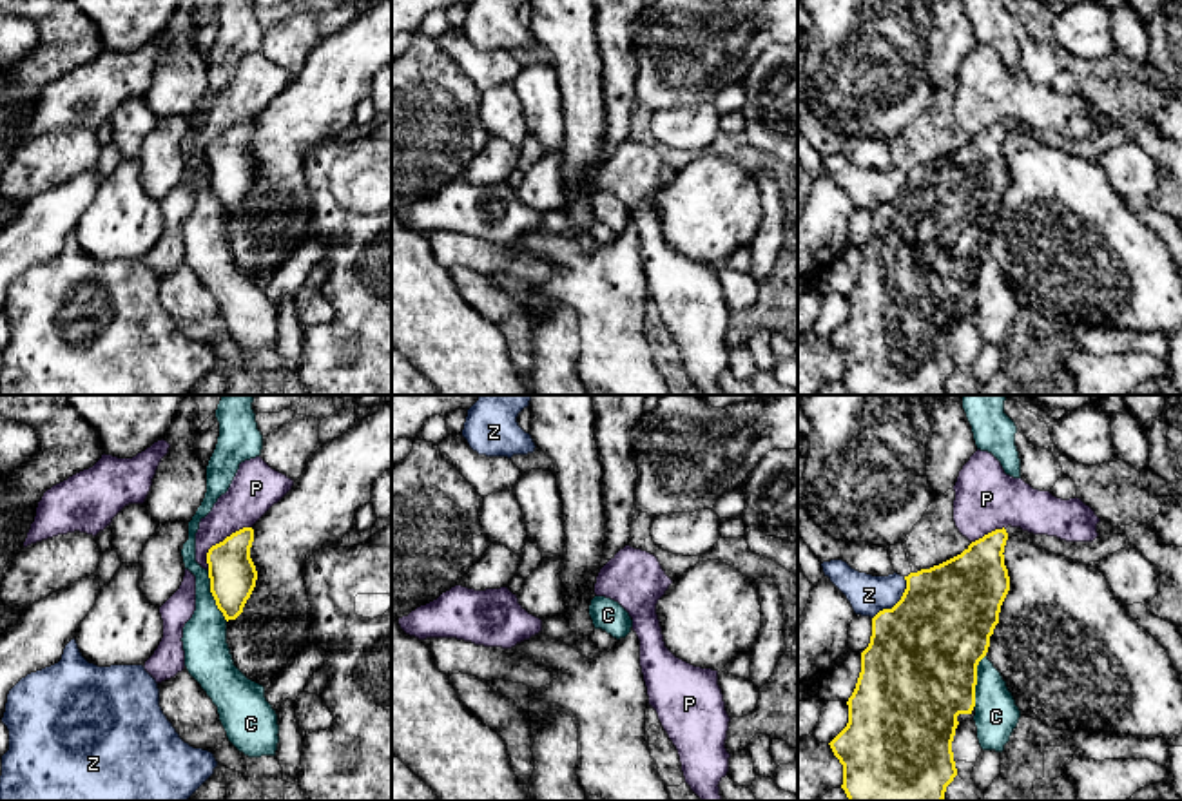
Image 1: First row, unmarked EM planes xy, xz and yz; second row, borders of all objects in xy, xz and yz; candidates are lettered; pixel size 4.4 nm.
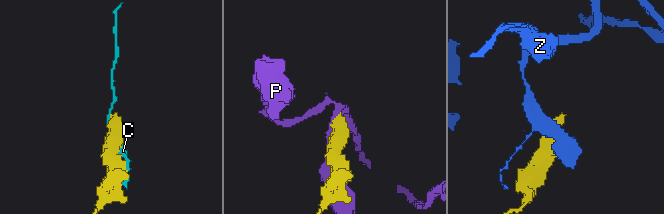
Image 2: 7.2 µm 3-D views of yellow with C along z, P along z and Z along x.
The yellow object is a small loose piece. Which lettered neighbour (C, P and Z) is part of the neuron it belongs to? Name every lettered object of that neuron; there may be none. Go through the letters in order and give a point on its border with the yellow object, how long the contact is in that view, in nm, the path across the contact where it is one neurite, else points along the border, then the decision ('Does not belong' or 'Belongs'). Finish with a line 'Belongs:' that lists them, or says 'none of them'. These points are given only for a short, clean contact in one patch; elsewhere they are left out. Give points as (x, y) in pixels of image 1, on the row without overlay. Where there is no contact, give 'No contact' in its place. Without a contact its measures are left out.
C: Touches yellow at yz (976, 276). Shared border 240 nm. Does not belong
P: Touches yellow at xy (220, 136). Shared border 280 nm. Does not belong
Z: Touches yellow at yz (898, 196). Shared border 240 nm. Does not belong
Belongs: none of them

